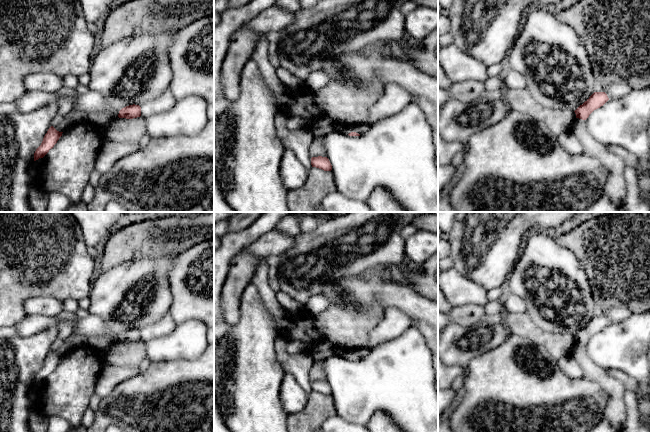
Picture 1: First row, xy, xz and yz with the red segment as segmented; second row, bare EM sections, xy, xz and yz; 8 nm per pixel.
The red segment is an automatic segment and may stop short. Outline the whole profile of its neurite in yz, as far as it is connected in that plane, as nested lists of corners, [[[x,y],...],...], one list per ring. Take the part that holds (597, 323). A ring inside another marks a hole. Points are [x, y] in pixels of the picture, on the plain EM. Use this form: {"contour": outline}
{"contour": [[[594,316],[574,335],[576,342],[586,344],[594,334],[603,330],[608,324],[609,322],[605,316]]]}

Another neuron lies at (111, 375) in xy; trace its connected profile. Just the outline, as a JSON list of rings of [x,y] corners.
[[[108,364],[99,374],[95,385],[95,393],[102,399],[110,395],[114,388],[126,379],[141,373],[139,366],[125,367]]]

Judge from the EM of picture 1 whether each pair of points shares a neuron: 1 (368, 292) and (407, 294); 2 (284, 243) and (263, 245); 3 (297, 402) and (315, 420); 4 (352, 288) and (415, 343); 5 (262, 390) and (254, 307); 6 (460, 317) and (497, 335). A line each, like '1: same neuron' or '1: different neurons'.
1: same neuron
2: same neuron
3: different neurons
4: different neurons
5: same neuron
6: different neurons

